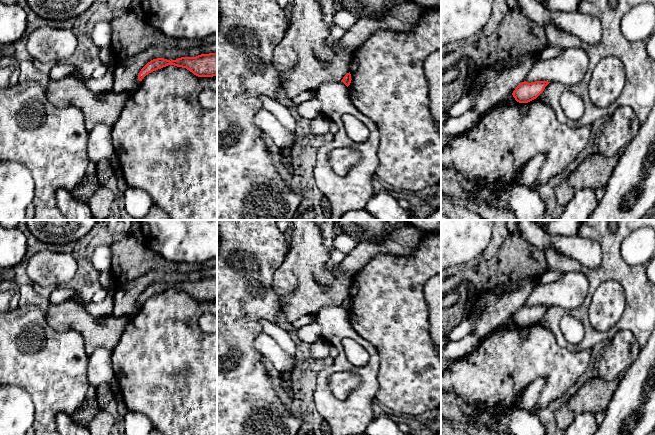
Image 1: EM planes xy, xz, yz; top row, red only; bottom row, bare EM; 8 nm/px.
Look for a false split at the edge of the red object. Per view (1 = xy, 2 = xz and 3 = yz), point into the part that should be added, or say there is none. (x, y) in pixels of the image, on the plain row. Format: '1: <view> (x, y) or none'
1: none
2: none
3: none

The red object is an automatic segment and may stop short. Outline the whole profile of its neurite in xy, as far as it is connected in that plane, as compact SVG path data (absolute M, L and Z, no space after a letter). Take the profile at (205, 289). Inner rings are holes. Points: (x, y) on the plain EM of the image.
M217 276L196 281L181 281L171 285L164 282L153 283L141 293L138 304L142 305L149 297L168 289L186 292L198 301L213 301L217 299Z

